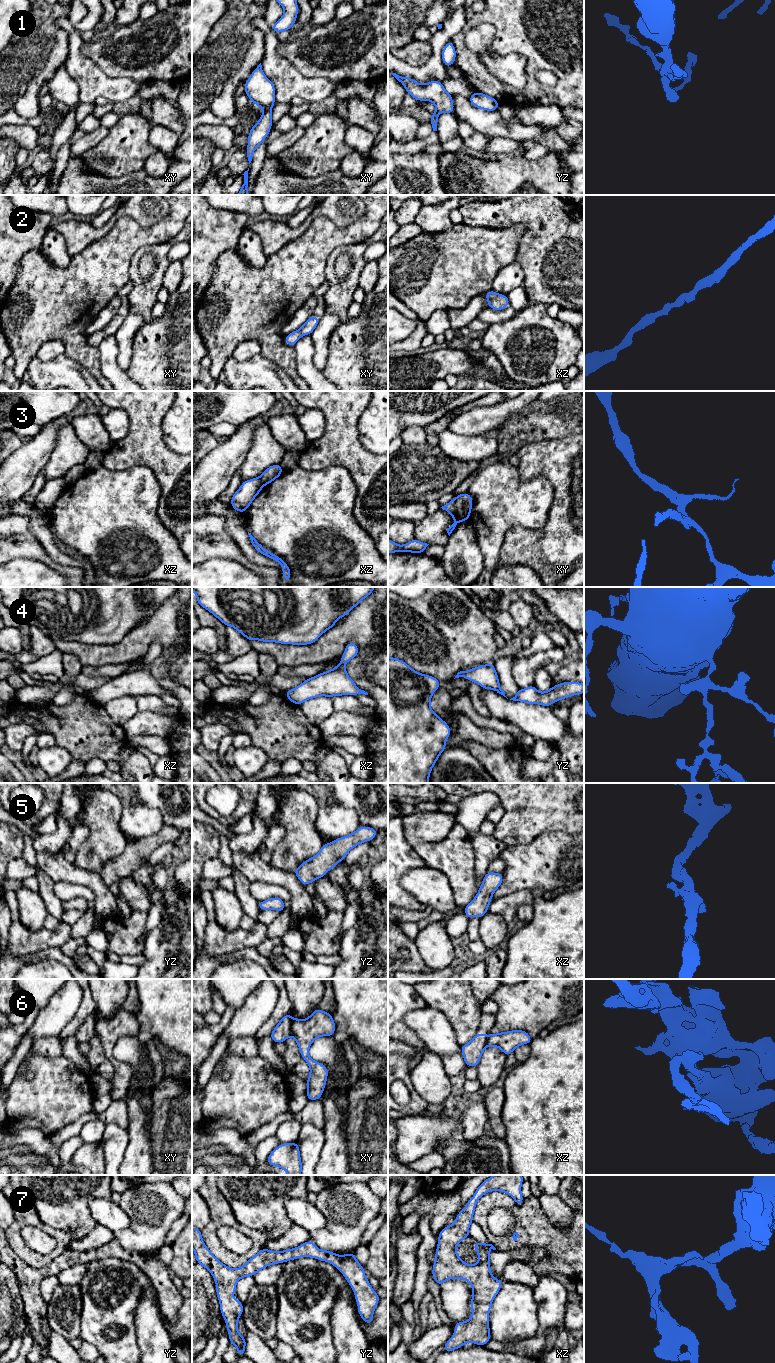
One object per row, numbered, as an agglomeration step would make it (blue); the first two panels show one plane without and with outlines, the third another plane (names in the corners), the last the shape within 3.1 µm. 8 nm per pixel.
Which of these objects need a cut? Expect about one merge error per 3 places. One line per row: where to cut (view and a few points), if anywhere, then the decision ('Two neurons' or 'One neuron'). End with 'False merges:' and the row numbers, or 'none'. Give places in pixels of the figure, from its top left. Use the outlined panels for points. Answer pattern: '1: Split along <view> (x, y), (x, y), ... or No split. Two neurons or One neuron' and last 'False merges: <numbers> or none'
1: No split. One neuron
2: No split. One neuron
3: Split along xy (454, 499), (455, 514), (458, 521). Two neurons
4: No split. One neuron
5: No split. One neuron
6: Split along xy (292, 1018), (290, 1034). Two neurons
7: No split. One neuron
False merges: 3, 6

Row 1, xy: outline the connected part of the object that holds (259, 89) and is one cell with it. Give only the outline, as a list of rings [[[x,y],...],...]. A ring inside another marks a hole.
[[[261,63],[253,70],[245,82],[245,92],[248,98],[264,112],[259,121],[250,129],[246,149],[249,164],[256,148],[263,143],[272,127],[272,107],[275,104],[275,86],[262,70]]]

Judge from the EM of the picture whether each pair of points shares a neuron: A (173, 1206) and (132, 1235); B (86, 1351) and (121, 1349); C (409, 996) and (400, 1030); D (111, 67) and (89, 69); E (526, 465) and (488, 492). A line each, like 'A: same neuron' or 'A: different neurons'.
A: same neuron
B: different neurons
C: same neuron
D: different neurons
E: different neurons

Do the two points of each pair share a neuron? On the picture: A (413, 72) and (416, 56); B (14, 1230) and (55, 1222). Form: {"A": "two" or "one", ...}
{"A": "two", "B": "two"}

